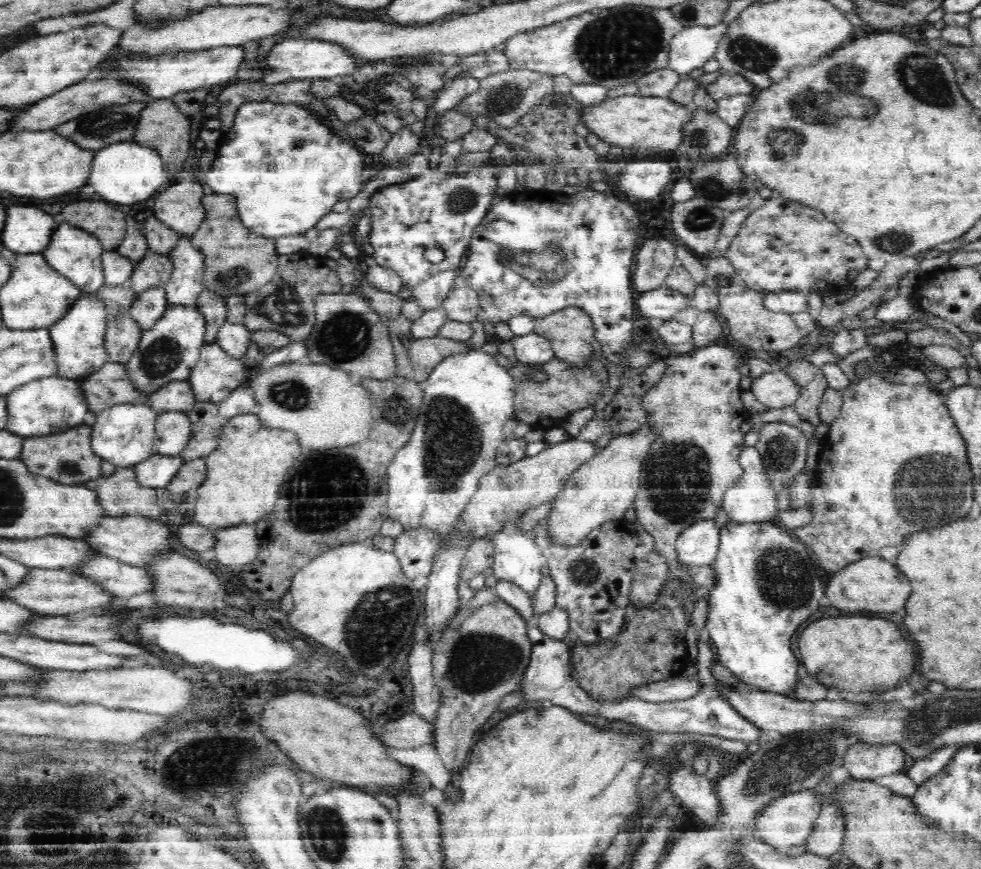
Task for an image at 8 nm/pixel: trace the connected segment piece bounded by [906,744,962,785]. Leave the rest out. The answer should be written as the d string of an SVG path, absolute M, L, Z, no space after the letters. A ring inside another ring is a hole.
M944 746L932 754L915 760L911 768L907 771L906 776L911 778L916 784L921 785L929 778L937 775L949 762L950 759L962 748L962 746Z

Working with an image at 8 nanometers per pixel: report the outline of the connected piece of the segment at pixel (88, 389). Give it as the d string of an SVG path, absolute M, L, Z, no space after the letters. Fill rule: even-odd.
M108 361L93 375L80 381L92 412L101 412L117 404L148 403L148 393L133 384L124 364Z

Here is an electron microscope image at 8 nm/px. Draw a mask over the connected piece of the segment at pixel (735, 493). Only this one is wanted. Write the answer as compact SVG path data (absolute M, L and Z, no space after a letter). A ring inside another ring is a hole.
M755 446L744 447L738 456L742 474L727 488L723 496L723 509L728 515L728 522L732 523L762 523L777 522L778 500L771 494L767 486L767 476L763 472L763 458Z

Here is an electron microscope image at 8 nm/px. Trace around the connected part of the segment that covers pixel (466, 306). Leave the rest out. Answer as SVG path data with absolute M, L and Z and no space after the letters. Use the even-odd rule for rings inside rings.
M458 276L441 306L448 319L471 323L478 316L478 293Z

